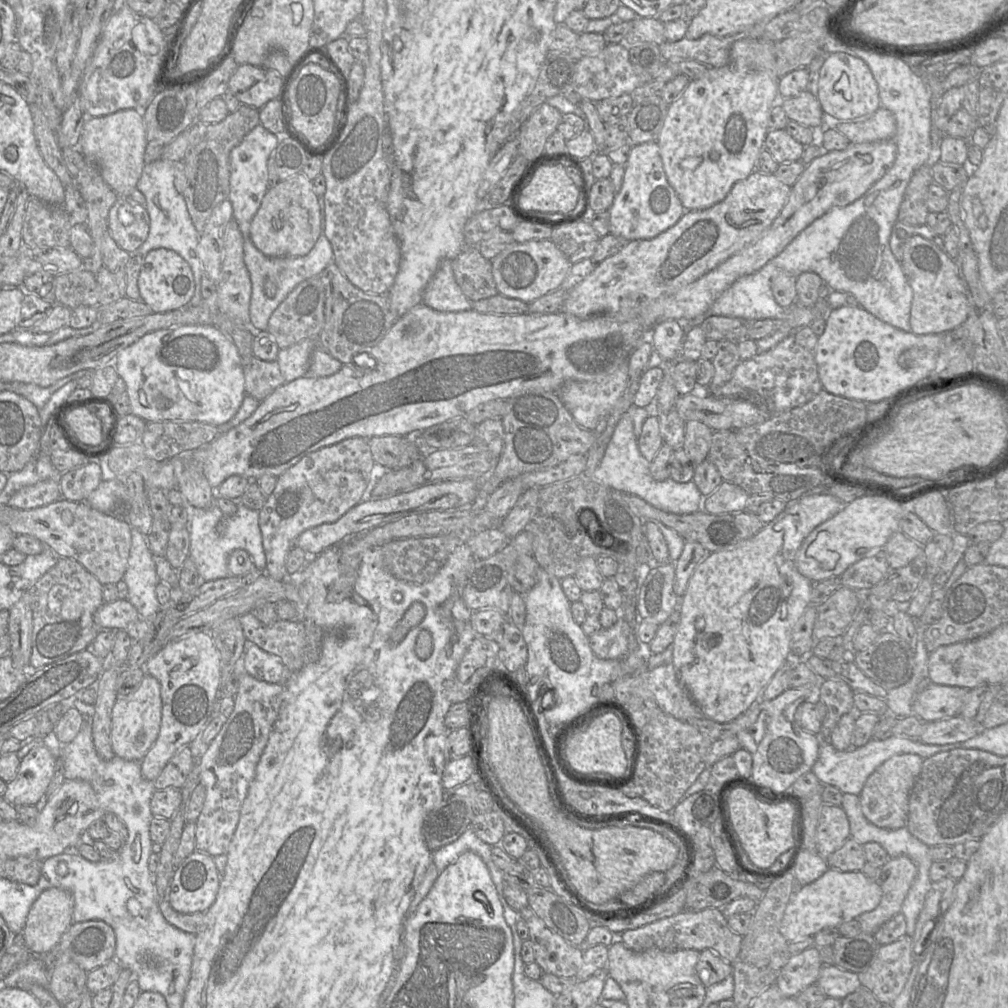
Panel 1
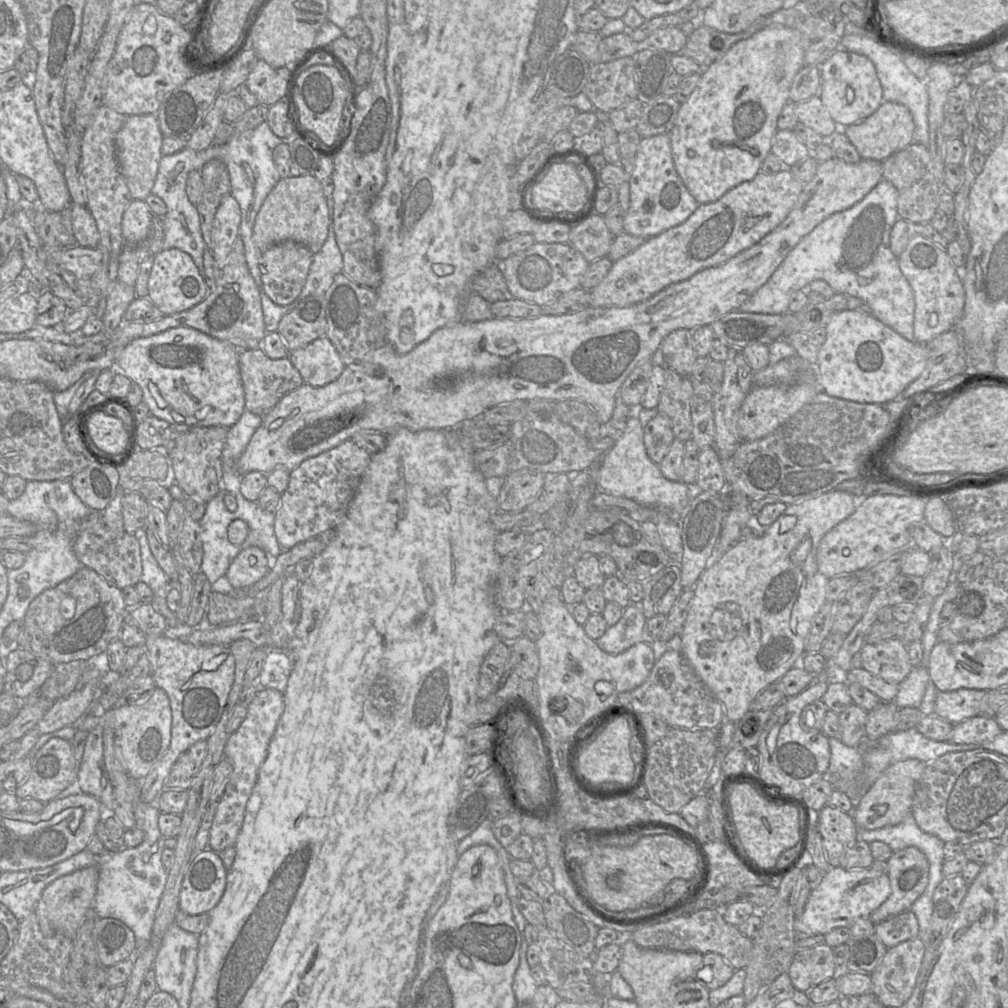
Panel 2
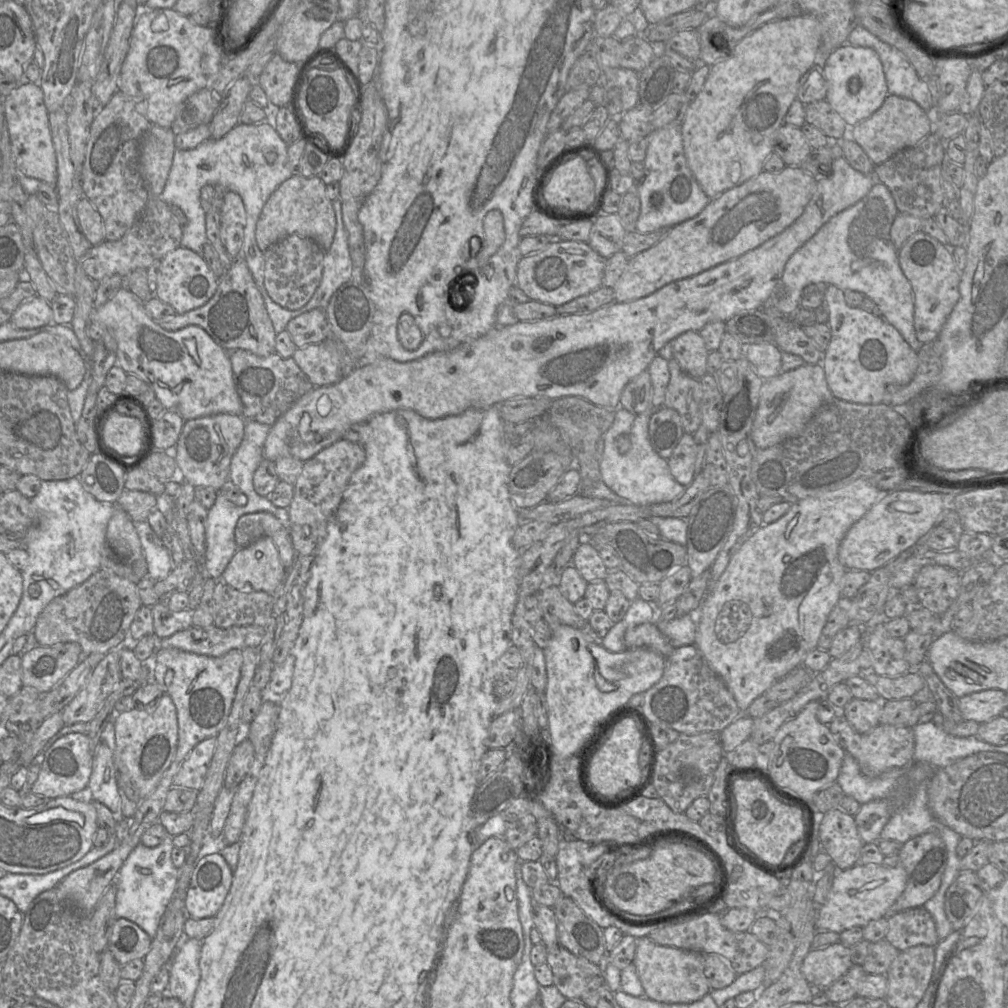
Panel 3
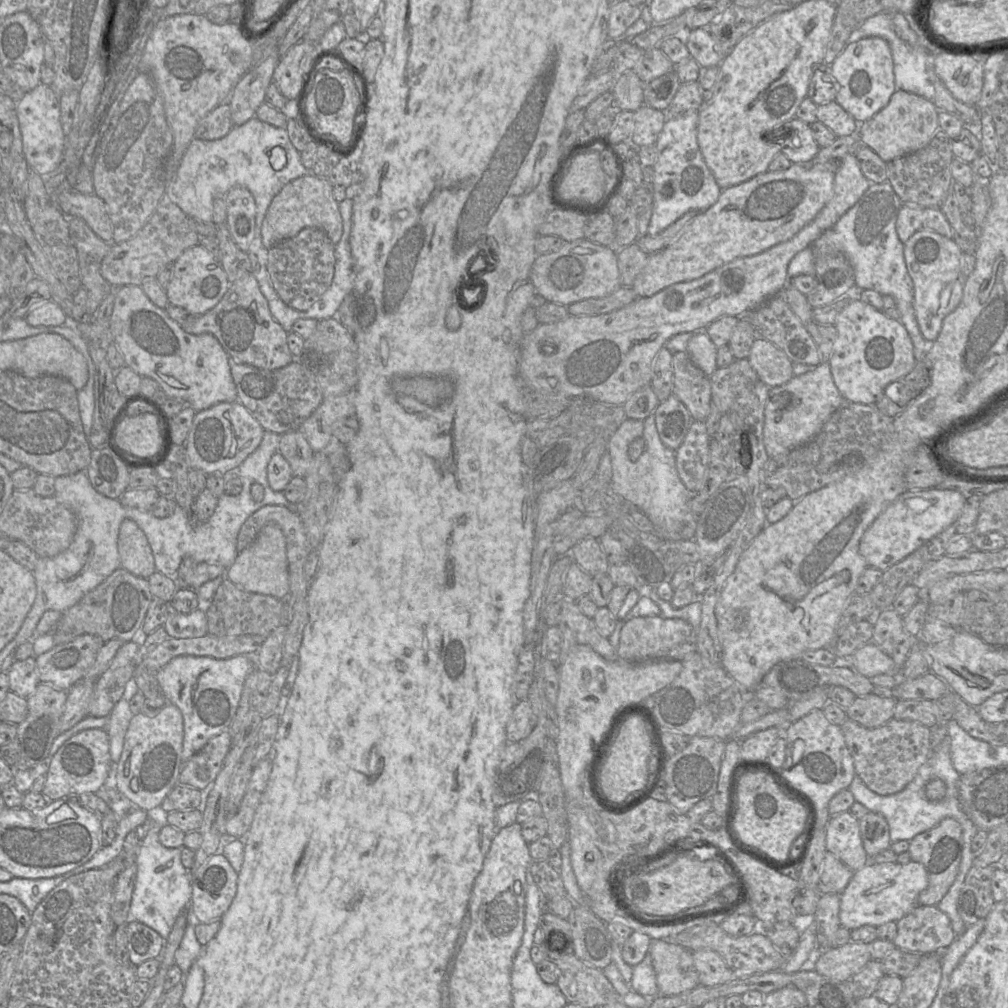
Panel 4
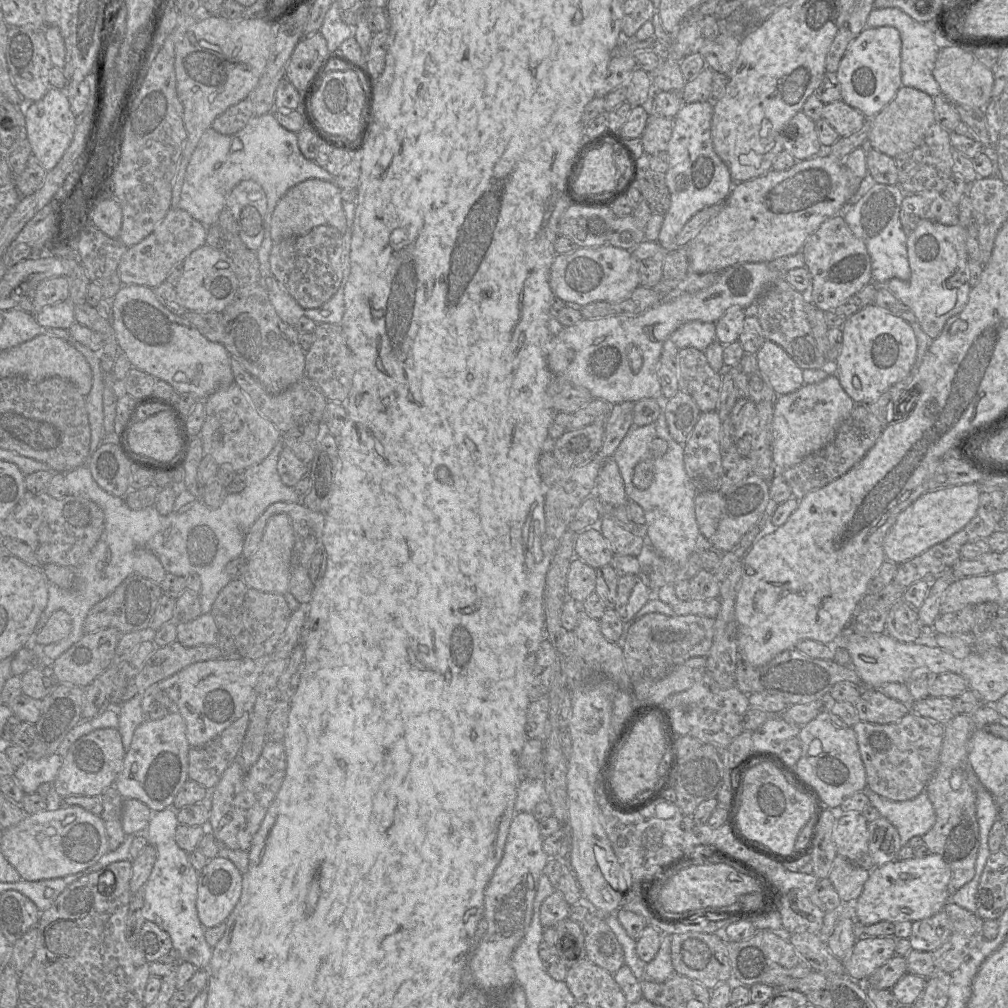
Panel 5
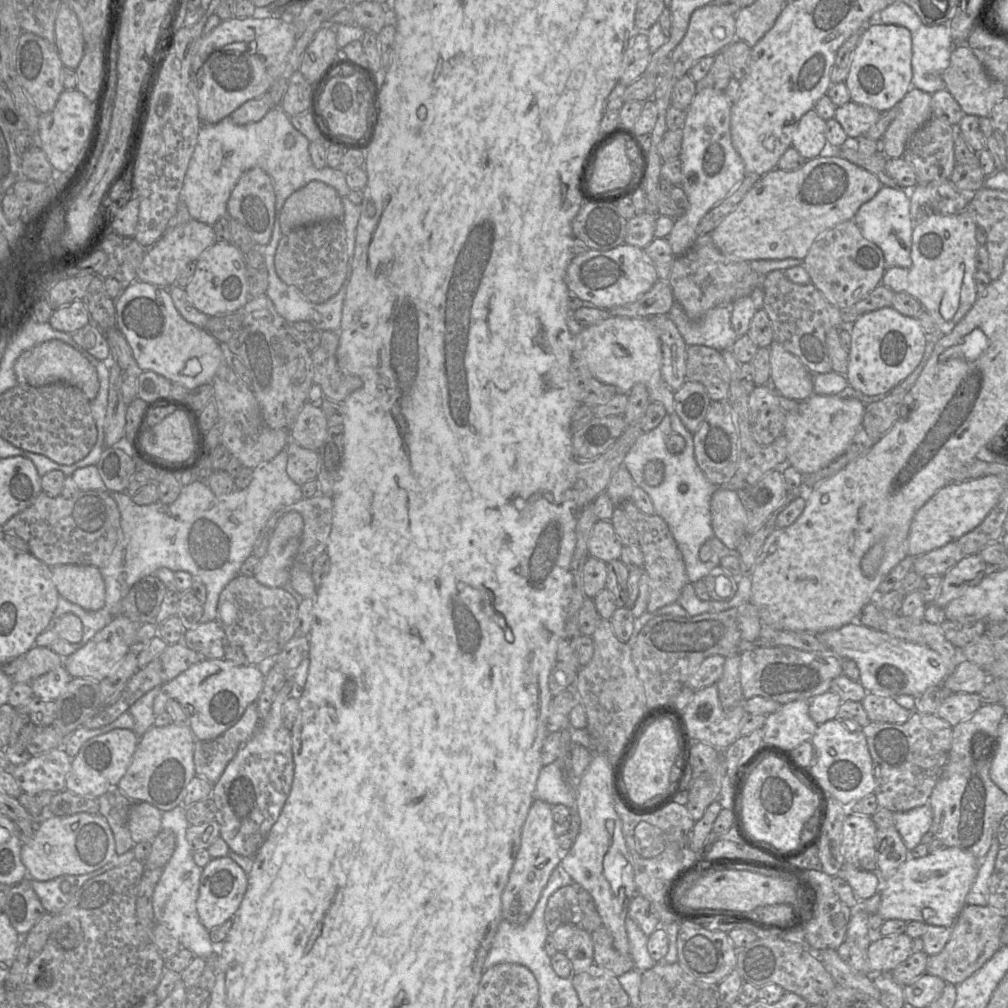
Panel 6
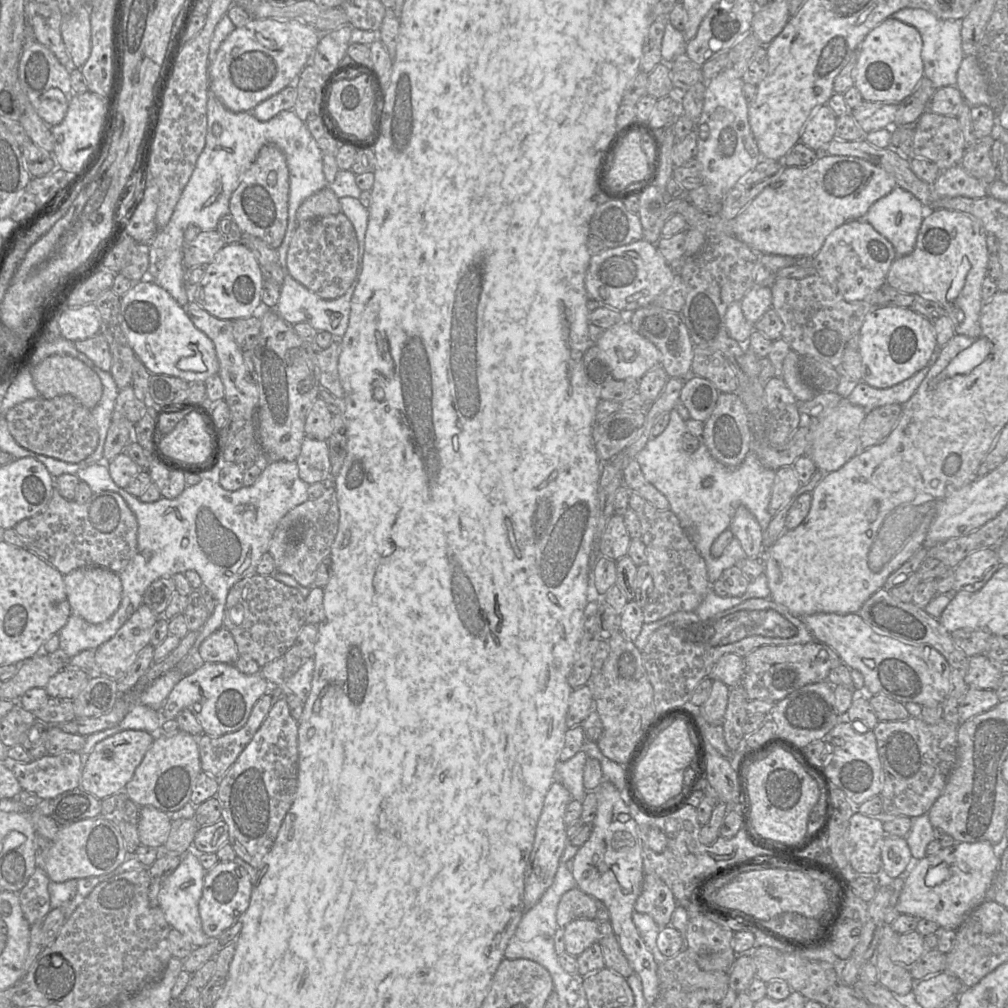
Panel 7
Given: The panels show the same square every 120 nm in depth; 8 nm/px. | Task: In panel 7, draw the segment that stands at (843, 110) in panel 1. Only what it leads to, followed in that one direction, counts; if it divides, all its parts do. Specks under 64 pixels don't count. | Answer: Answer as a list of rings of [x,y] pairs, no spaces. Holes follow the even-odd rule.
[[[887,18],[865,37],[859,46],[859,59],[854,68],[854,86],[864,101],[900,103],[924,77],[921,59],[922,39],[914,27],[894,18]]]

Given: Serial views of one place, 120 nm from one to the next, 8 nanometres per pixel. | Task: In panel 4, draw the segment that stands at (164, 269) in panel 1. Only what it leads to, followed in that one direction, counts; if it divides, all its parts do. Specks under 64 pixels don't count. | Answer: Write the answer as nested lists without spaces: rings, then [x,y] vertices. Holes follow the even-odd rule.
[[[200,244],[186,249],[174,262],[166,294],[170,305],[190,313],[202,315],[213,309],[229,288],[229,281],[221,263]]]

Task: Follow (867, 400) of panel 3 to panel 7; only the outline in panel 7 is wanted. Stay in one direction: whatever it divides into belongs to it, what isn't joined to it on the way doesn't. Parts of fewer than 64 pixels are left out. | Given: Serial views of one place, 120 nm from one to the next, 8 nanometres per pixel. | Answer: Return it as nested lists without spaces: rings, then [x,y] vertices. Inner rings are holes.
[[[880,306],[871,310],[859,330],[862,381],[874,388],[889,388],[927,365],[937,346],[933,322],[910,308]]]

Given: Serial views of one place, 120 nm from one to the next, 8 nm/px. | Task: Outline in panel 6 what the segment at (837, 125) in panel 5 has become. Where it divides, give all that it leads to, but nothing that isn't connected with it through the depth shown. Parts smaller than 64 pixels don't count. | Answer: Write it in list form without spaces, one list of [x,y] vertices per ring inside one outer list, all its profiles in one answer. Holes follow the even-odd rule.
[[[848,102],[837,106],[834,119],[836,119],[850,138],[863,136],[880,118],[881,112],[855,102]]]

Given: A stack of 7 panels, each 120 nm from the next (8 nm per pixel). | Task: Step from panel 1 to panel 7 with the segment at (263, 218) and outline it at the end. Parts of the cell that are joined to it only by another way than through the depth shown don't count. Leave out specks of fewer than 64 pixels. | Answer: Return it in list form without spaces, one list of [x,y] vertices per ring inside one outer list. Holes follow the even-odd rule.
[[[325,187],[302,202],[296,212],[296,220],[299,224],[303,221],[336,215],[340,212],[342,209],[339,198],[330,187]]]

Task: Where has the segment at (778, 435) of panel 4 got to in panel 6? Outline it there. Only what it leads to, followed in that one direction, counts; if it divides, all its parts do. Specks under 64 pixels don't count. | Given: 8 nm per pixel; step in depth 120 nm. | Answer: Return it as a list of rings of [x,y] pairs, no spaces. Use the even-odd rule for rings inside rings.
[[[812,394],[801,402],[796,413],[787,413],[784,435],[787,438],[787,463],[800,473],[816,472],[849,447],[859,427],[862,426],[865,406],[854,398],[841,398],[839,395]]]

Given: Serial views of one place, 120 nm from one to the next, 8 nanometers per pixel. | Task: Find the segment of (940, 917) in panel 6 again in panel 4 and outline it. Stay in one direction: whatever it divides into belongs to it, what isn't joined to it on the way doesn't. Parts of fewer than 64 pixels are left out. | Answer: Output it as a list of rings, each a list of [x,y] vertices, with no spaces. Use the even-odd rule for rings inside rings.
[[[870,861],[861,869],[854,871],[851,880],[840,894],[839,919],[842,927],[849,930],[861,926],[880,926],[887,922],[897,922],[911,912],[918,904],[920,893],[928,886],[928,874],[919,862],[909,861],[905,864],[897,862],[871,863]]]

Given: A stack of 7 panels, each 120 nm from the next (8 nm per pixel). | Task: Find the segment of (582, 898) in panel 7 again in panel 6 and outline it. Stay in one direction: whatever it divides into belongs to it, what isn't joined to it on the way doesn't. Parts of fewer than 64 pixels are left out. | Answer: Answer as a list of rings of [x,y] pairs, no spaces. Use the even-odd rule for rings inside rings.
[[[569,884],[557,889],[549,898],[545,909],[545,923],[549,933],[554,932],[560,925],[579,925],[584,917],[575,884]]]

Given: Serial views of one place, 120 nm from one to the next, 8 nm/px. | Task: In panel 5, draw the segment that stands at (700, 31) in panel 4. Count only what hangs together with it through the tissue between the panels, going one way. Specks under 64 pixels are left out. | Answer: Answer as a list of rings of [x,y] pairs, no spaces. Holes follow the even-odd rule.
[[[720,34],[718,38],[704,45],[699,53],[708,68],[727,75],[737,59],[740,39],[740,37]]]

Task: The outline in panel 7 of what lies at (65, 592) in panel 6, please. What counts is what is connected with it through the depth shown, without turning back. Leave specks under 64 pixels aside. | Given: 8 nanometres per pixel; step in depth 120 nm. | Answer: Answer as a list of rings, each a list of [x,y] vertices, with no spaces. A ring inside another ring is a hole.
[[[84,567],[64,575],[67,599],[71,614],[91,624],[109,619],[119,608],[122,599],[122,583],[119,574],[102,567]]]

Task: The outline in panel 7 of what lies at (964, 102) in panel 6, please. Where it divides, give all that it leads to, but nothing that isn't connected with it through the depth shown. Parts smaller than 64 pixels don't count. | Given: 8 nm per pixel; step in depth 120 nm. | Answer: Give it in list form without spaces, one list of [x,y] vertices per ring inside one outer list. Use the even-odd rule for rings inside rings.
[[[964,56],[957,72],[956,87],[965,102],[971,106],[987,105],[991,107],[986,78],[975,56]]]

